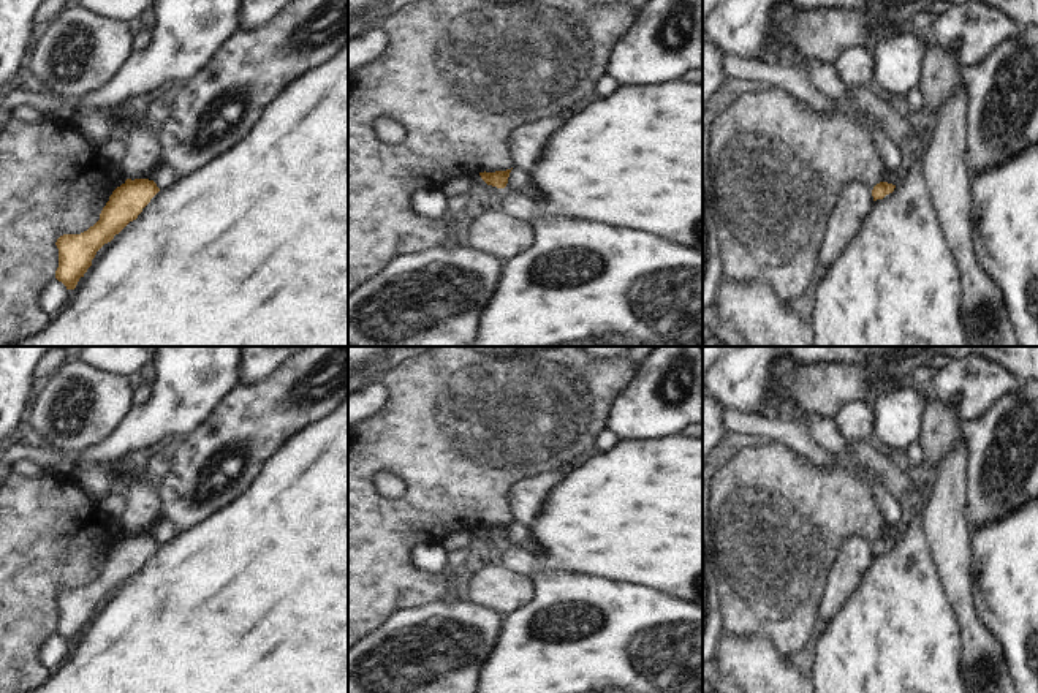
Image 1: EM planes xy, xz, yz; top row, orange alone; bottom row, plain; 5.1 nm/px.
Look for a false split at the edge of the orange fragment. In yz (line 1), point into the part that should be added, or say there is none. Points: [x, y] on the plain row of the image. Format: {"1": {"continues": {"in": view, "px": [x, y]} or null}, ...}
{"1": {"continues": null}}

